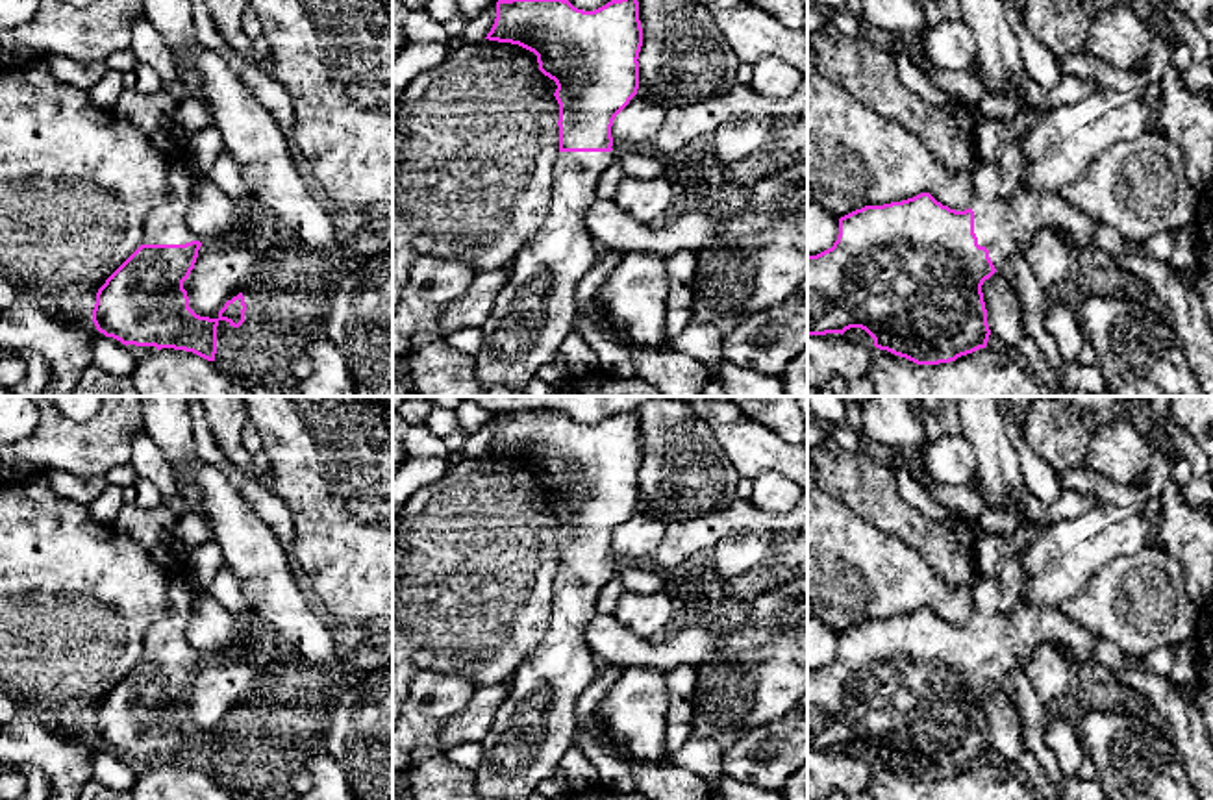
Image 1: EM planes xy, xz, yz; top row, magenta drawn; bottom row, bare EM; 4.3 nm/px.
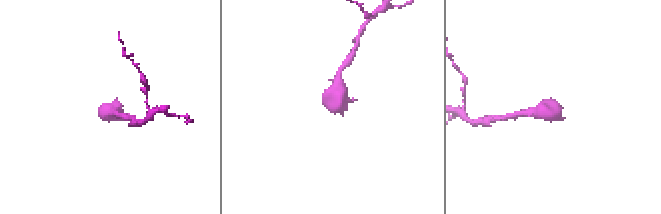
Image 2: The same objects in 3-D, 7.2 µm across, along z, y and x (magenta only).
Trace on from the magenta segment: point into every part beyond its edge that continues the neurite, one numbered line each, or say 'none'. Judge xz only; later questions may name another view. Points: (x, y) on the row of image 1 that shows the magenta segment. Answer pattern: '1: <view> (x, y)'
1: xz (536, 310)

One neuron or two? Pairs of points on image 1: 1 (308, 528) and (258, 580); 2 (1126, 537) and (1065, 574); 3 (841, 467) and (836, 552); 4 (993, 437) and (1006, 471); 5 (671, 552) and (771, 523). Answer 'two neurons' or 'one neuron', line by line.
1: two neurons
2: one neuron
3: two neurons
4: one neuron
5: one neuron

